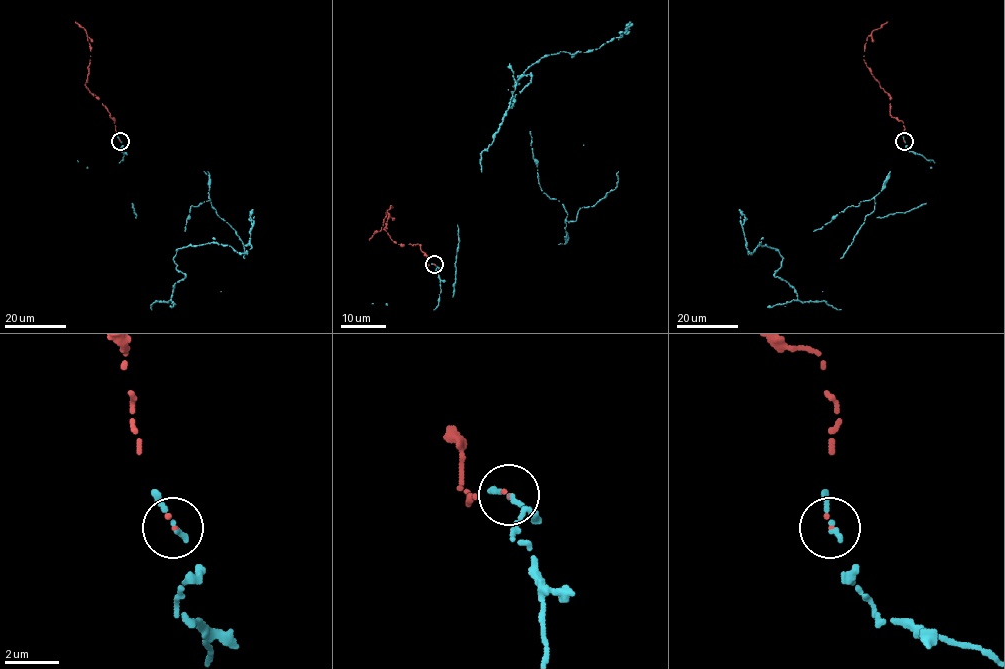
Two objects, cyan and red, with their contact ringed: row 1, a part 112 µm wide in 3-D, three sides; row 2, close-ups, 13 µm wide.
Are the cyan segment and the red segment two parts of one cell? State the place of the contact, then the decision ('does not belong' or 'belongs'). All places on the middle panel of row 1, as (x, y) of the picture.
place (434, 264); does not belong

